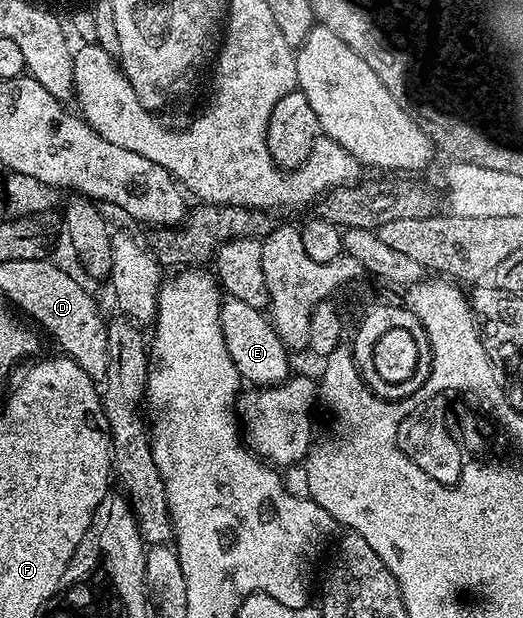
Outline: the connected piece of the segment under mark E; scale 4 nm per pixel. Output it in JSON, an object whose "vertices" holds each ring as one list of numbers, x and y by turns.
{"vertices":[[225,297,221,300,219,321,223,329,223,337,227,345,227,353,231,353,231,361,235,361,235,369,241,374,242,380,254,388,276,387,290,378,290,352,269,322,266,312,255,309,243,301]]}

